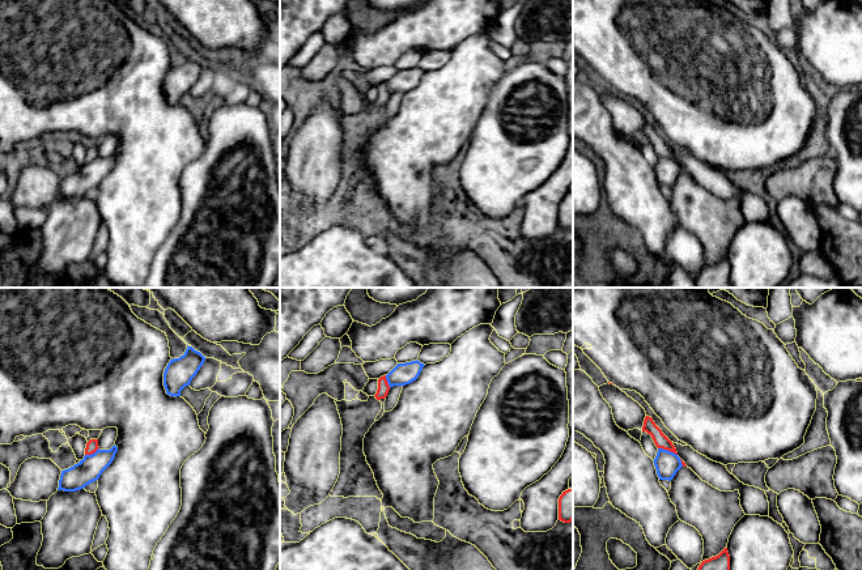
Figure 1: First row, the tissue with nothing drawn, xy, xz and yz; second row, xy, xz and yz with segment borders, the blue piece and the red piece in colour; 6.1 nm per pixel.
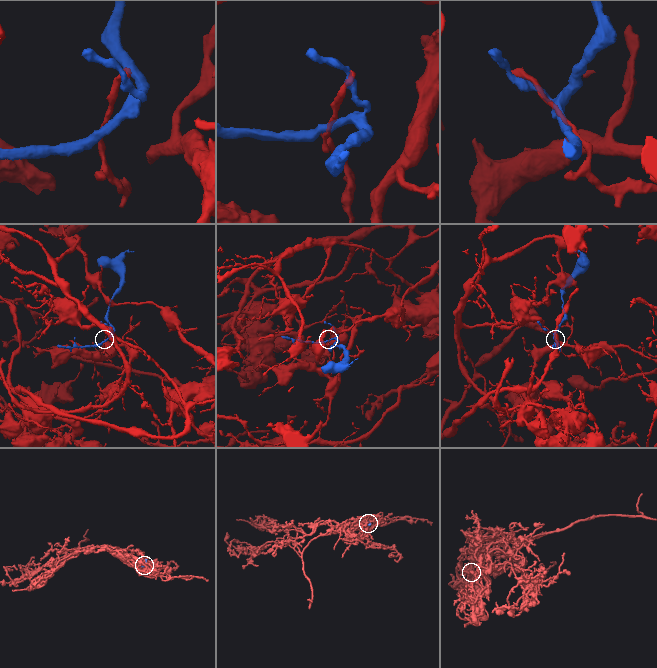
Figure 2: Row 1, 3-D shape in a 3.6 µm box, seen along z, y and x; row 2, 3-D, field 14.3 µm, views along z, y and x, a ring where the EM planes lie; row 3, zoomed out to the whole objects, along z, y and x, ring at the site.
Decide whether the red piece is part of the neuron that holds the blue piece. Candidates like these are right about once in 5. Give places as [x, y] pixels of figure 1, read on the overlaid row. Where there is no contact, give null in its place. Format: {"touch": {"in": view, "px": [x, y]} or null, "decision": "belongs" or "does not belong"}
{"touch": {"in": "yz", "px": [666, 450]}, "decision": "does not belong"}

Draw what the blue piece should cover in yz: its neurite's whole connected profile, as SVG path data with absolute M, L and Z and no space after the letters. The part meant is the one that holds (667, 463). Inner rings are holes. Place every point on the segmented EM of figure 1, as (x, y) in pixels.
M658 448L653 461L659 480L671 481L676 472L683 467L681 460L676 454L663 448Z

